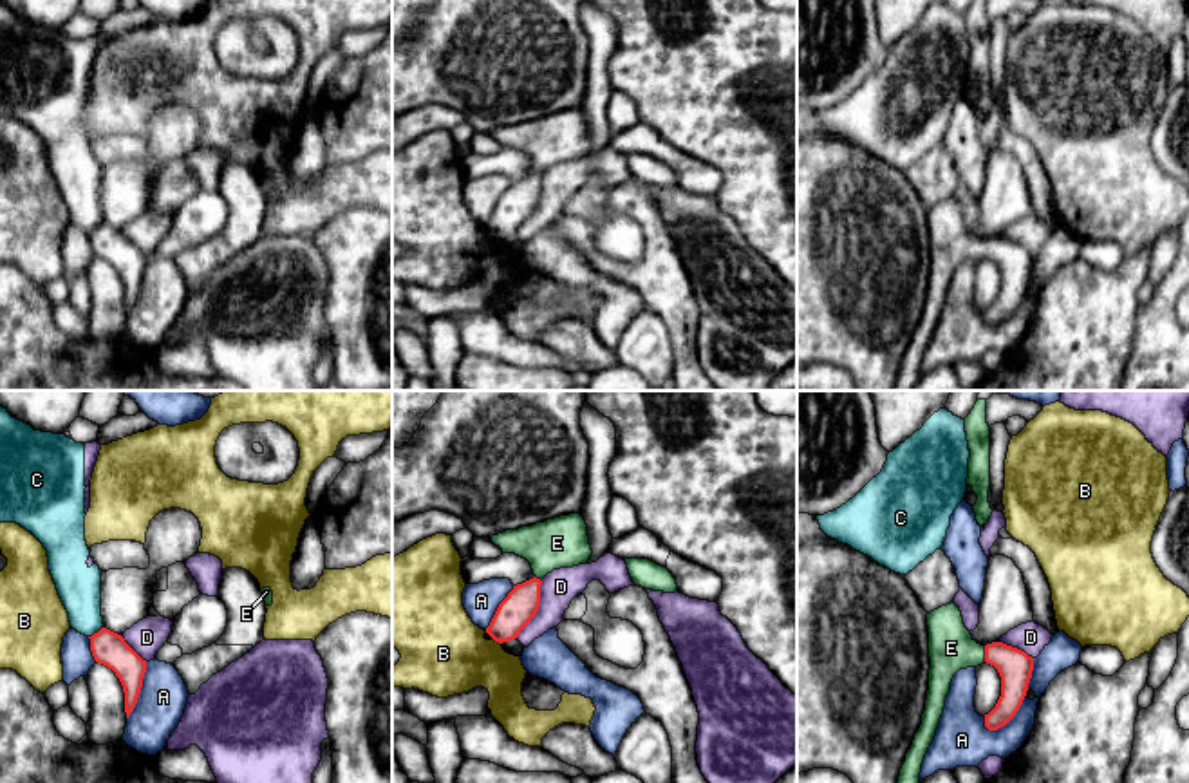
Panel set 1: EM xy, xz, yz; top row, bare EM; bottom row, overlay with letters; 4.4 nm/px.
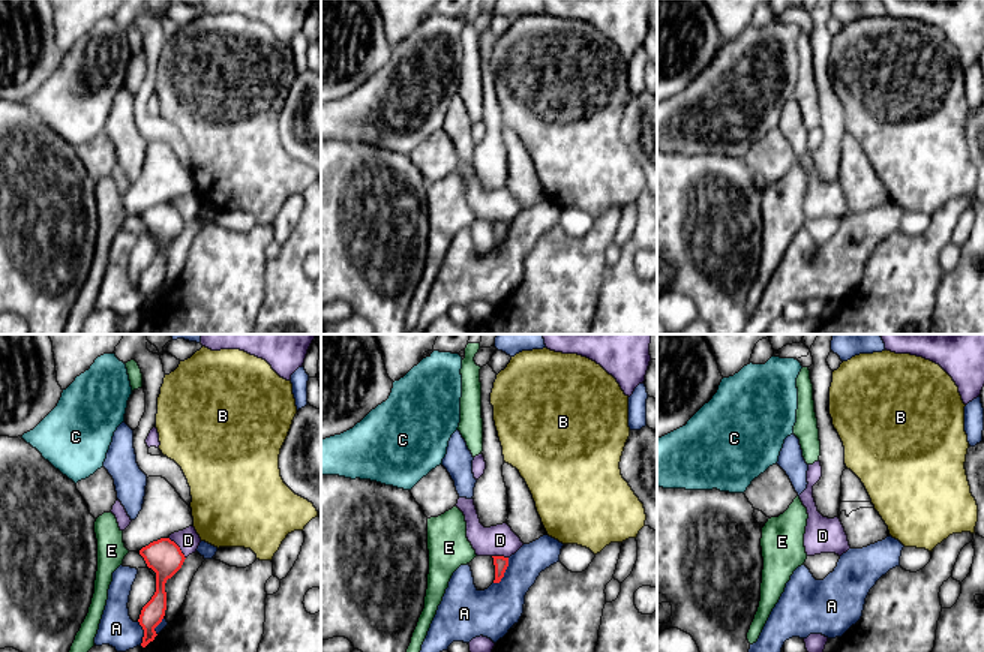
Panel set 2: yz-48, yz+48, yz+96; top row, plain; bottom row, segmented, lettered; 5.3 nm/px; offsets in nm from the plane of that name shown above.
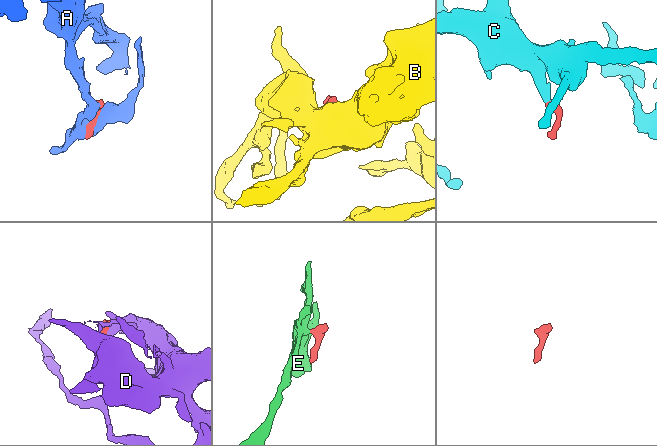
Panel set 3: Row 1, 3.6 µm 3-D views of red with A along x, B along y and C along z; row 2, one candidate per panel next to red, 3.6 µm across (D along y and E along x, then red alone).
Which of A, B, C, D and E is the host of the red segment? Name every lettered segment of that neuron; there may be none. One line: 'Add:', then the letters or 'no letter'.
Add: E

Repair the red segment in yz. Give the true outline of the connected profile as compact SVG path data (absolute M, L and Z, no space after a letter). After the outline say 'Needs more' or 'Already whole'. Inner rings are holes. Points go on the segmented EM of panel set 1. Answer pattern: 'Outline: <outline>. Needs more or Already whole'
Outline: M950 602L927 615L929 627L929 691L922 725L905 754L898 783L920 783L922 763L936 736L950 682L960 669L990 664L1001 676L1001 696L985 714L985 727L997 731L1019 711L1034 671L1034 658L1025 651L992 642L978 644L963 624L960 608Z. Needs more

